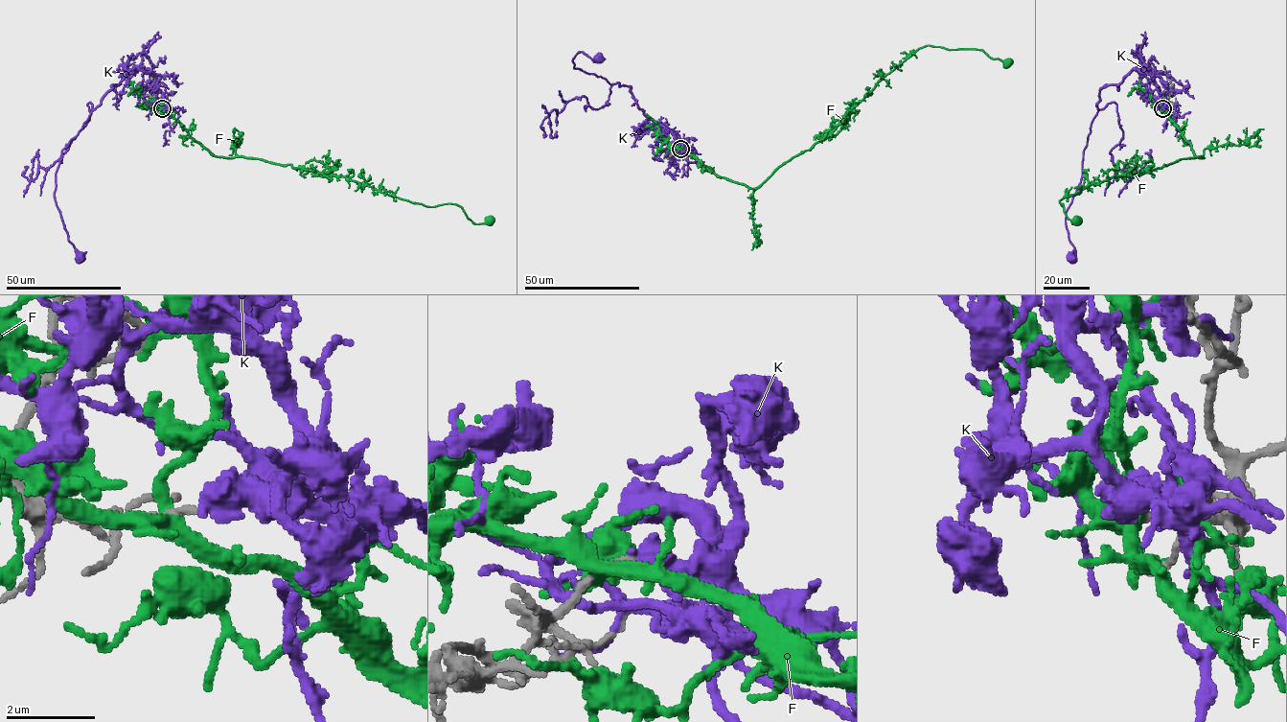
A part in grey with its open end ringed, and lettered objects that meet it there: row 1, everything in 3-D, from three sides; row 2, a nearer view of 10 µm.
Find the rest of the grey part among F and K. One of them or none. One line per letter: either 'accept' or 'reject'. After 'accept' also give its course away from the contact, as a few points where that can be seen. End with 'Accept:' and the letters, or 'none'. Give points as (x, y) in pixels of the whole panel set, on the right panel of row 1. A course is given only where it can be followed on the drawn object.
F: reject
K: reject
Accept: none

